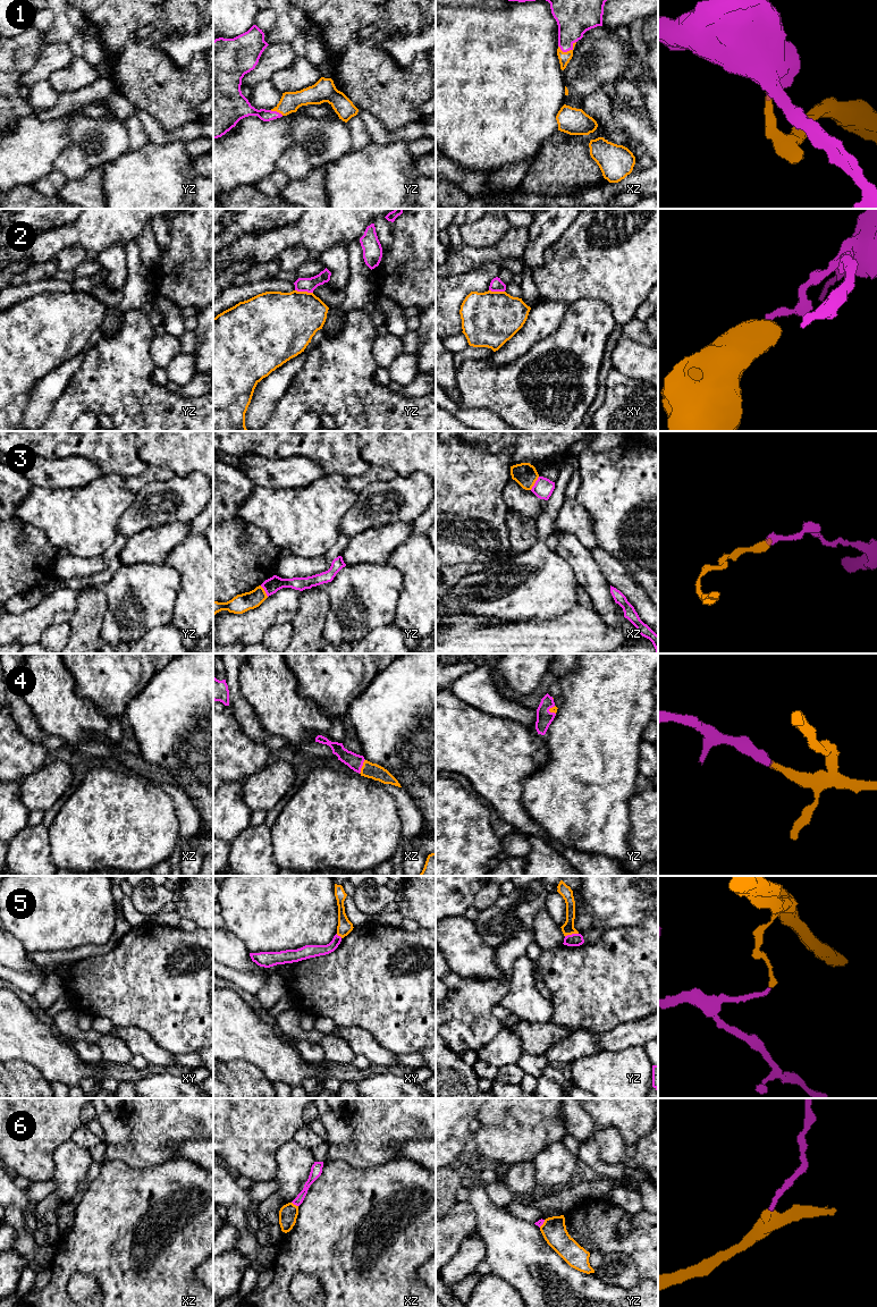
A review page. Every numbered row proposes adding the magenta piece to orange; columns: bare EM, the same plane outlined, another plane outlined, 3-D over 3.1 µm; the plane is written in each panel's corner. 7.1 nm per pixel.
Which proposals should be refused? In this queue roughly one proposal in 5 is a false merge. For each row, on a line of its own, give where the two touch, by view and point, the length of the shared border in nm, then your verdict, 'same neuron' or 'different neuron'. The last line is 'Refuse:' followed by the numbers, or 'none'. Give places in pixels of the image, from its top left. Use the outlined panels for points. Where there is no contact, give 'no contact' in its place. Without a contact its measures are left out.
1: contact xz (570, 50); length 130 nm; different neuron
2: contact yz (304, 292); length 130 nm; different neuron
3: contact xz (534, 482); length 120 nm; different neuron
4: contact xz (362, 766); length 110 nm; same neuron
5: contact yz (571, 934); length 100 nm; different neuron
6: contact xz (295, 1205); length 60 nm; different neuron
Refuse: 1, 2, 3, 5, 6

